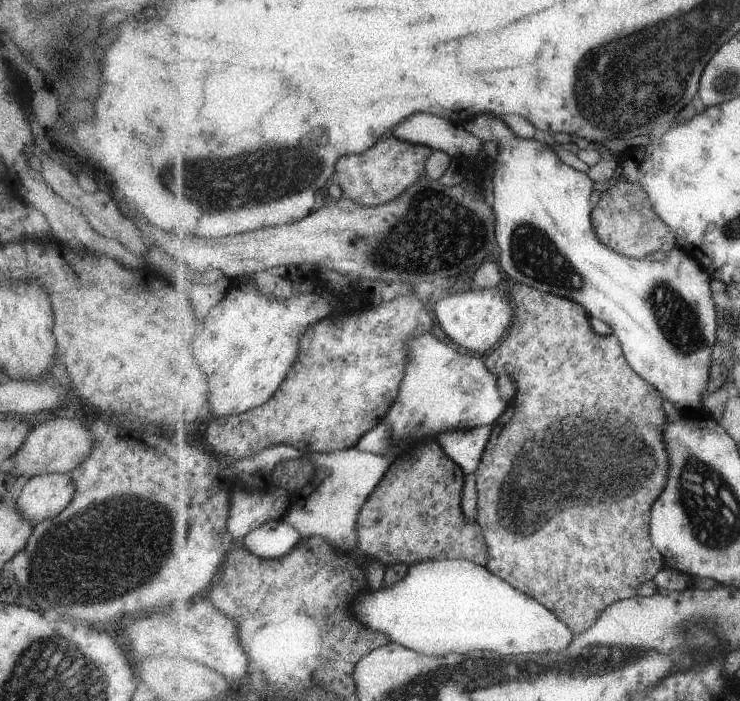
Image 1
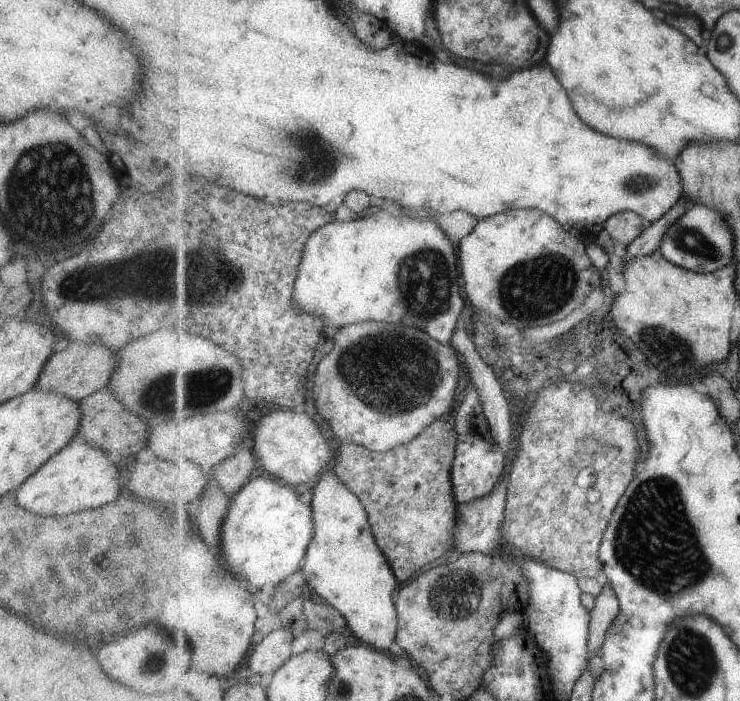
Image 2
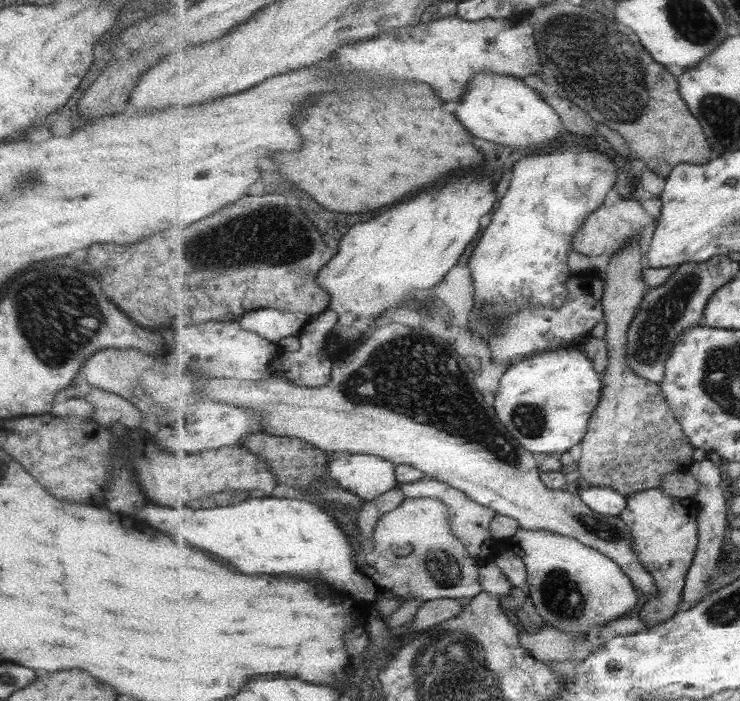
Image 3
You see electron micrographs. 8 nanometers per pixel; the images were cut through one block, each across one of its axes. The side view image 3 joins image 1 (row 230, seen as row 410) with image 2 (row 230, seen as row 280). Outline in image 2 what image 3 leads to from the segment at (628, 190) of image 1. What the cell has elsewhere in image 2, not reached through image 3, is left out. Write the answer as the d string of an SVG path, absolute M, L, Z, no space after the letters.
M627 210L613 214L603 225L615 241L628 245L643 234L647 222L638 212Z

